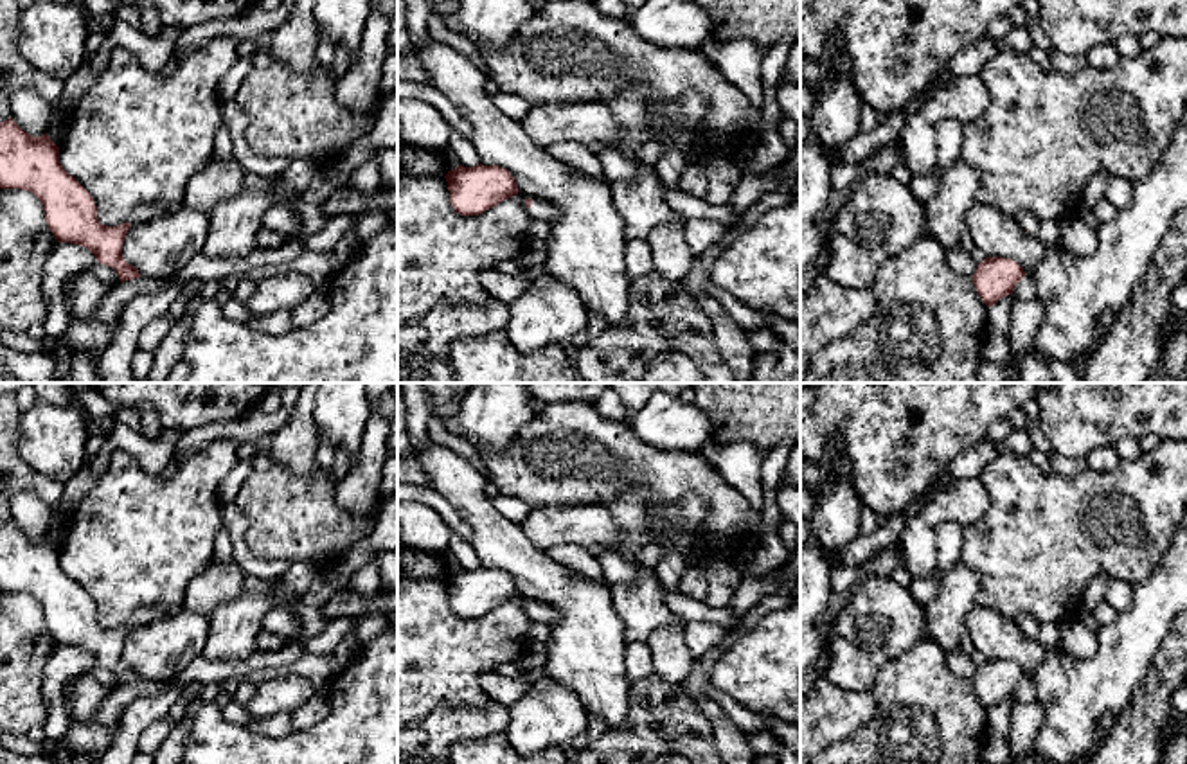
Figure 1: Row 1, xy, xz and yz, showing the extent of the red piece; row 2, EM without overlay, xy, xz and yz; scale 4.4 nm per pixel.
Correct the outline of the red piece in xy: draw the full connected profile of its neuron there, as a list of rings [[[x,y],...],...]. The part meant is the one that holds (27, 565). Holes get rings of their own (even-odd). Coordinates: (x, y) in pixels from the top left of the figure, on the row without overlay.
[[[13,520],[0,525],[0,591],[32,595],[43,608],[45,624],[58,645],[88,651],[97,665],[110,669],[120,685],[142,680],[122,660],[129,626],[99,626],[90,595],[59,564],[59,550],[45,536],[25,536]]]

